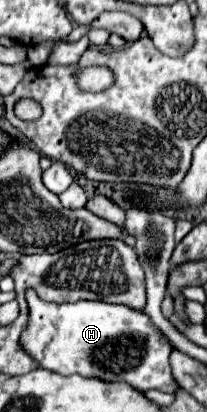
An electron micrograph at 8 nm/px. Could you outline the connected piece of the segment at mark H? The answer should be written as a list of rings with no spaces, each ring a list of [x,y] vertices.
[[[27,292],[29,322],[21,332],[21,348],[39,364],[55,374],[79,374],[105,382],[125,382],[139,392],[157,388],[175,392],[177,382],[169,372],[169,340],[153,326],[145,312],[107,302],[45,302],[35,292]]]

